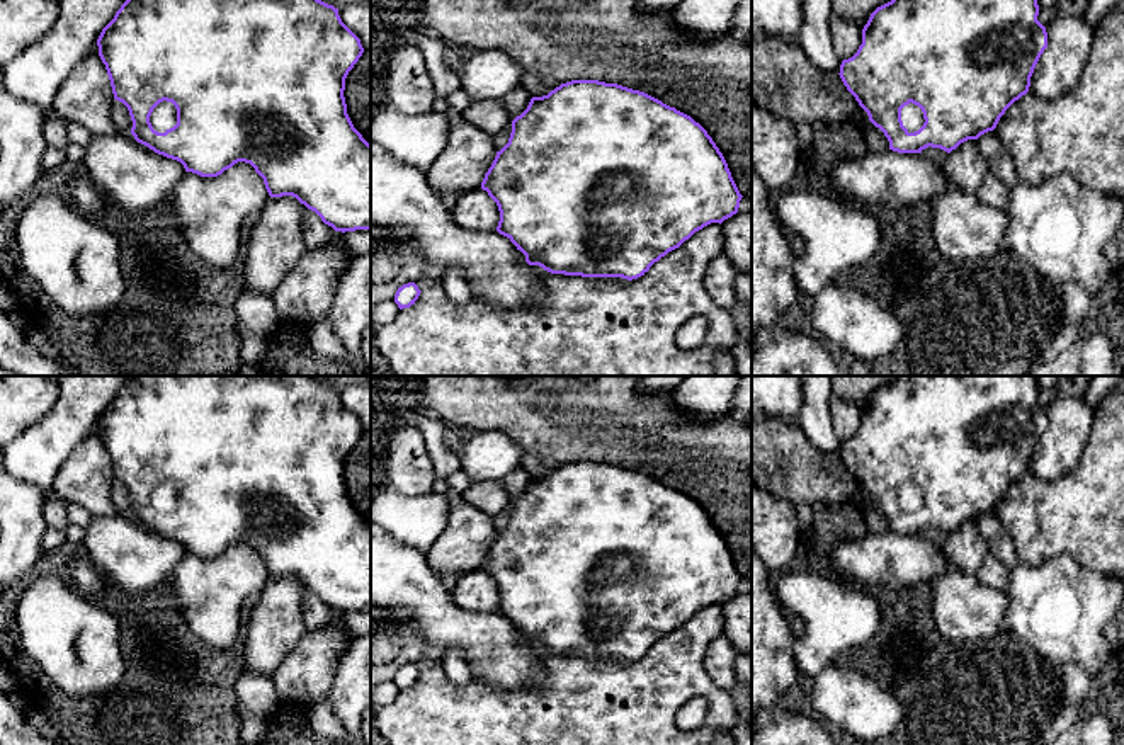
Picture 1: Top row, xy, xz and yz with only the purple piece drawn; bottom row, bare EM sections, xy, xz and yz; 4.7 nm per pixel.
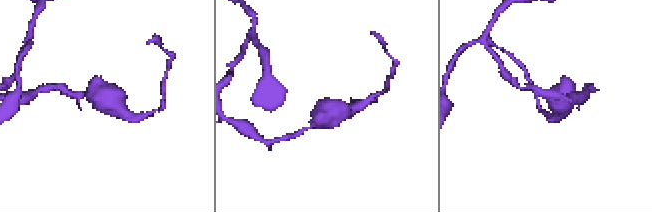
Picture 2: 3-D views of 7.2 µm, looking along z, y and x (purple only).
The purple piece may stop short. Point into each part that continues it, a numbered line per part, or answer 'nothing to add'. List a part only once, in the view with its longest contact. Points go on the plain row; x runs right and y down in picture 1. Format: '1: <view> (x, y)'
1: xy (164, 497)

